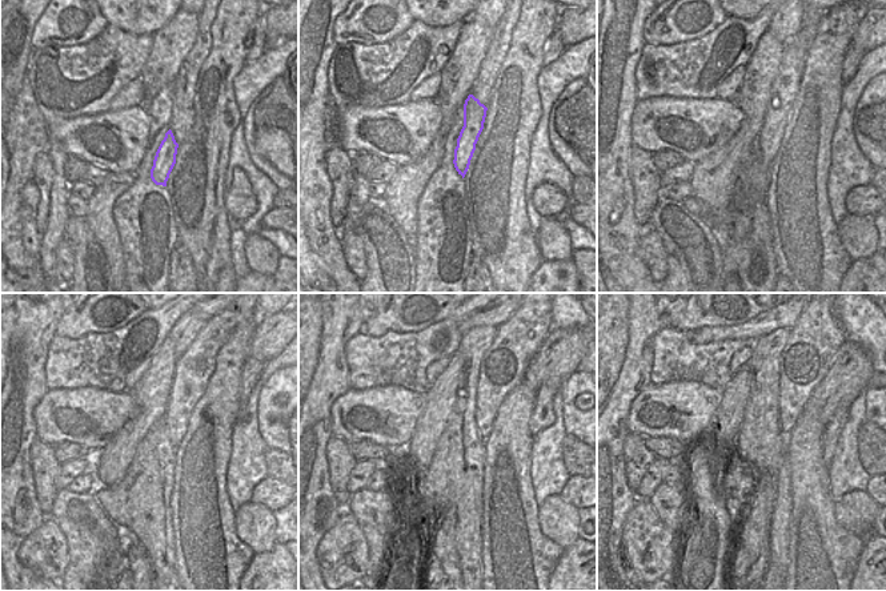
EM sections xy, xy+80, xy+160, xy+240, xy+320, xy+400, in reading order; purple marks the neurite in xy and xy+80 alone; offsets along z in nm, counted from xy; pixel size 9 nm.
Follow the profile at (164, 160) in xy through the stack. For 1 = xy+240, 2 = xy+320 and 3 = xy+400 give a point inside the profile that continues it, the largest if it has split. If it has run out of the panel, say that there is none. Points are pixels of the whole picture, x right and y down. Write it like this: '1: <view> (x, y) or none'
1: xy+240 (193, 369)
2: xy+320 (504, 365)
3: xy+400 (817, 336)

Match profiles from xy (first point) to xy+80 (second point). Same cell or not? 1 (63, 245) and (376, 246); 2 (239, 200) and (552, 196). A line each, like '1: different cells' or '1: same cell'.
1: different cells
2: same cell

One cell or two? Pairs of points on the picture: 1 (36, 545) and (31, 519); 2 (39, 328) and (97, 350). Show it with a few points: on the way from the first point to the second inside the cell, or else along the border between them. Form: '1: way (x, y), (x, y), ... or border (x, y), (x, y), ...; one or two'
1: border (51, 515), (27, 537), (16, 557); two
2: border (55, 334), (44, 365); two

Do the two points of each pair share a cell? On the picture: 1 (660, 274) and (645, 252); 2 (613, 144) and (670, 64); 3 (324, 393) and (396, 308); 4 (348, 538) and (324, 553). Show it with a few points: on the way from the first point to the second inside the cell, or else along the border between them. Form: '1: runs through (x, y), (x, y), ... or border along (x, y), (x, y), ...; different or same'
1: runs through (658, 269), (650, 257); same
2: border along (634, 68), (634, 95), (638, 99); different
3: border along (363, 321), (364, 330); different
4: runs through (343, 543), (333, 553), (329, 553); same

